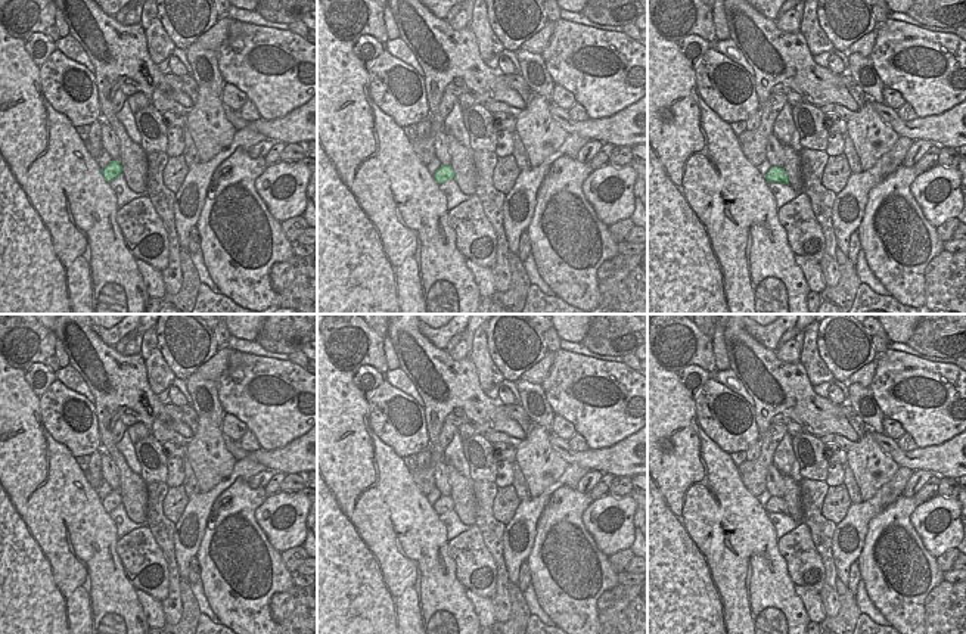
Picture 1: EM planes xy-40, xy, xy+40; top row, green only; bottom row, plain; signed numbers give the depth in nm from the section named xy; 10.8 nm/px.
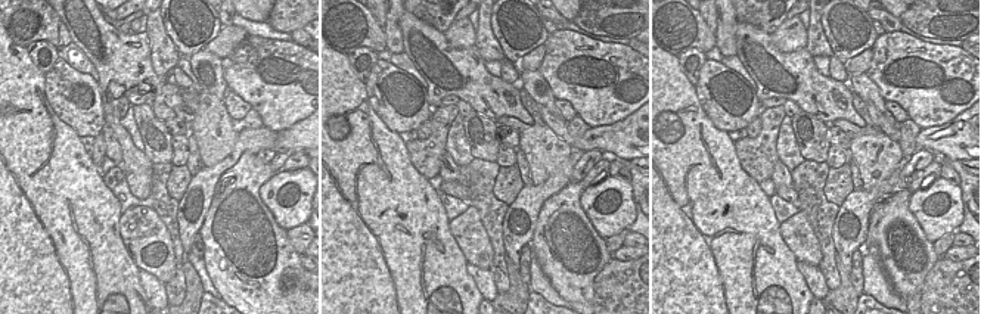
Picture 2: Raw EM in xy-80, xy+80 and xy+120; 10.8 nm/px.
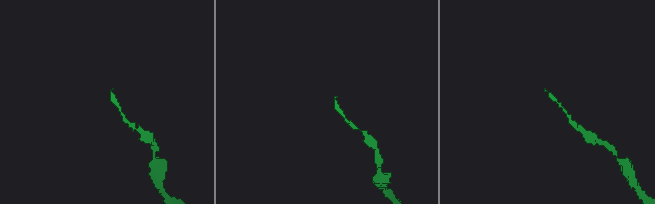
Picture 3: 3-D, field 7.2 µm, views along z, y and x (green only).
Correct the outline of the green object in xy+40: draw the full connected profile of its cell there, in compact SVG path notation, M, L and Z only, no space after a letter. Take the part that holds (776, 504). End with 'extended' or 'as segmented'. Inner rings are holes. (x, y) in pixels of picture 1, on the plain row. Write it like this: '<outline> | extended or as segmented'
M767 490L757 500L768 513L789 515L785 500L782 497L771 497Z | extended

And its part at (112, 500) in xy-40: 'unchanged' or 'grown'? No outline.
grown

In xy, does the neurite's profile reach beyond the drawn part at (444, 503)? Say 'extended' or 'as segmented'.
extended

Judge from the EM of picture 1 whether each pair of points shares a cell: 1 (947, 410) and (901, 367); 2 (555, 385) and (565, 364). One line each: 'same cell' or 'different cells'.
1: same cell
2: same cell

